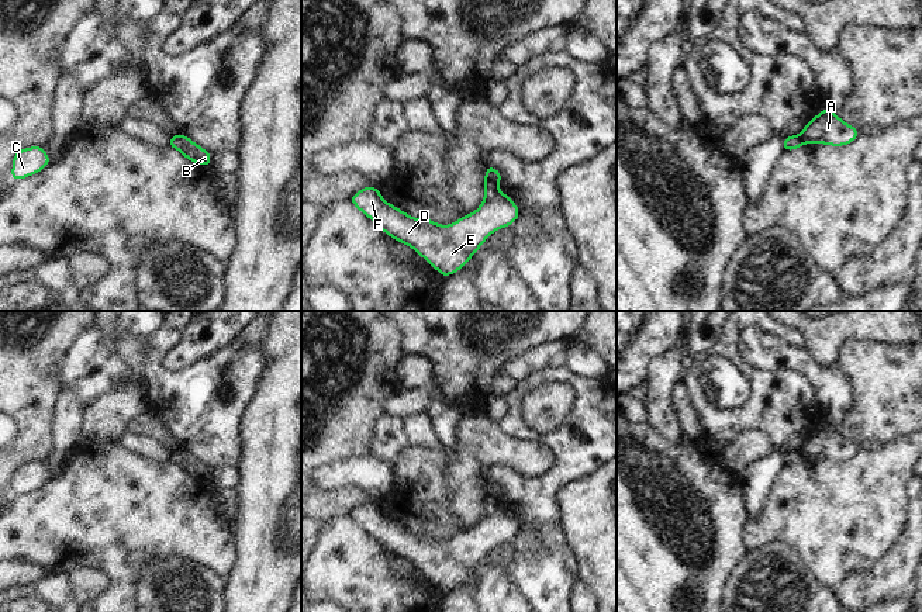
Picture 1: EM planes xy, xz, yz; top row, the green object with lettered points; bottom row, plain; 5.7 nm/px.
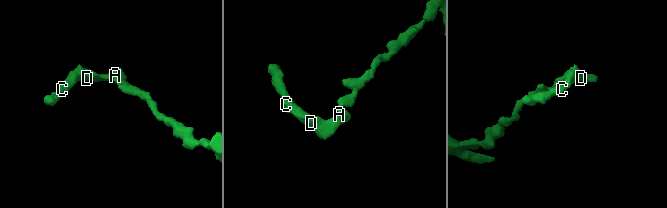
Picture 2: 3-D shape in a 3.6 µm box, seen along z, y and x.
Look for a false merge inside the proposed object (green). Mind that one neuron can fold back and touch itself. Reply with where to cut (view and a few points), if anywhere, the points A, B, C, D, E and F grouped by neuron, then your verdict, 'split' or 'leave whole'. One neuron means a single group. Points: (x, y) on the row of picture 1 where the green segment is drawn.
cut in xz along (486, 177), (497, 183); A C D E F / B; split

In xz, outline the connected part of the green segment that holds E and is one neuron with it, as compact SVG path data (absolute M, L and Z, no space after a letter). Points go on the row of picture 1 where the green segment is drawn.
M486 179L483 187L484 198L480 207L449 225L410 217L387 203L374 186L359 189L349 201L386 235L412 248L448 279L466 266L491 234L511 227L519 218L519 207L497 183Z

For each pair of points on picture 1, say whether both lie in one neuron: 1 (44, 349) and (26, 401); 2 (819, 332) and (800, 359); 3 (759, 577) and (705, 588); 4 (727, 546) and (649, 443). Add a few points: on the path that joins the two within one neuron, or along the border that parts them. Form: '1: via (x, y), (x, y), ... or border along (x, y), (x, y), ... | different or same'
1: via (31, 362), (26, 367), (26, 389) | same
2: border along (803, 345), (815, 360), (835, 365) | different
3: border along (743, 556), (728, 580), (724, 597) | different
4: via (701, 521), (686, 504), (679, 487), (660, 469) | same

